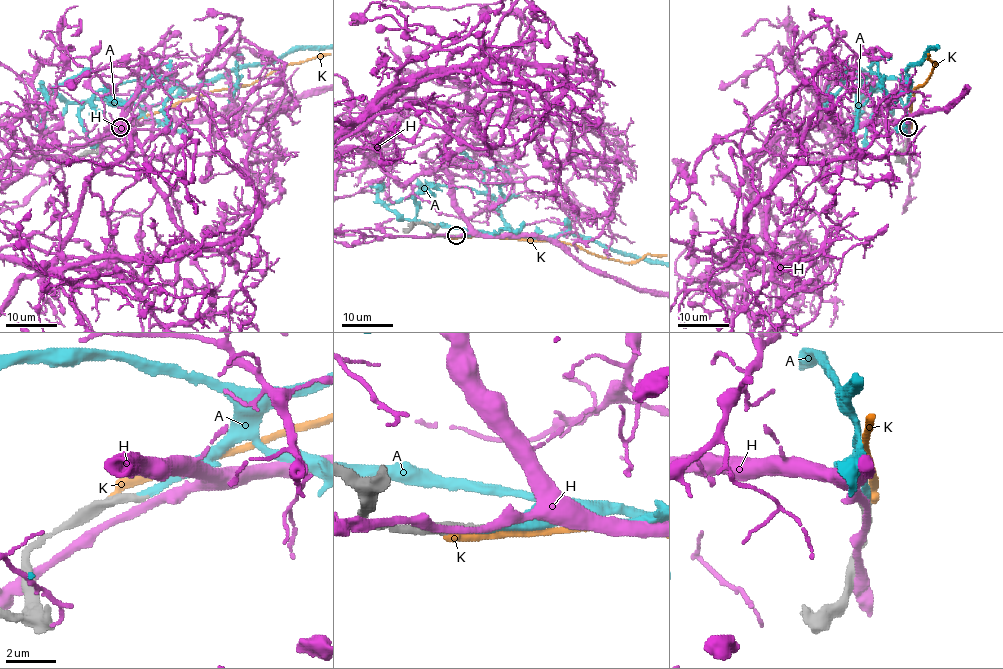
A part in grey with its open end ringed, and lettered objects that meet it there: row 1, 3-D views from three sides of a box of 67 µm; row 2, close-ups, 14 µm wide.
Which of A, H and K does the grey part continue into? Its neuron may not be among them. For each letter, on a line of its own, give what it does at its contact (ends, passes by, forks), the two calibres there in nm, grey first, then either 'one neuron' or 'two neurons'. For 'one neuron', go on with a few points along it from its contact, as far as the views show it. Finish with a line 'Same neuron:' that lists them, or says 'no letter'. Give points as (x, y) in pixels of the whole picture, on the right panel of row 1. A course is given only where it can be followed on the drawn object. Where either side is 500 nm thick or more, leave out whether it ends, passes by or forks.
A: it ends | 360/280 nm | one neuron
H: it passes by | 320/300 nm | two neurons
K: it ends | 360/400 nm | two neurons
Same neuron: A

